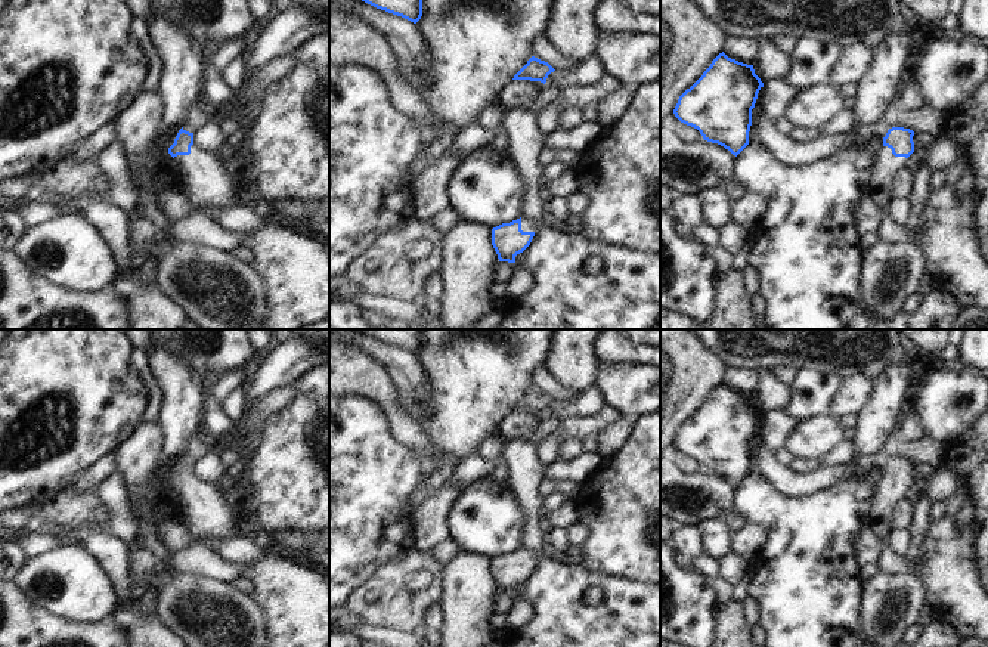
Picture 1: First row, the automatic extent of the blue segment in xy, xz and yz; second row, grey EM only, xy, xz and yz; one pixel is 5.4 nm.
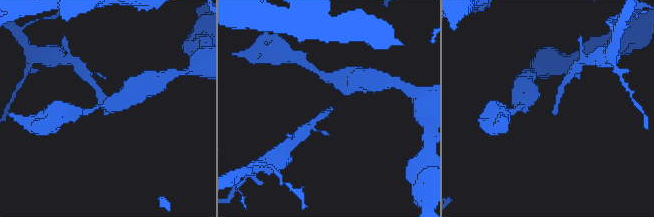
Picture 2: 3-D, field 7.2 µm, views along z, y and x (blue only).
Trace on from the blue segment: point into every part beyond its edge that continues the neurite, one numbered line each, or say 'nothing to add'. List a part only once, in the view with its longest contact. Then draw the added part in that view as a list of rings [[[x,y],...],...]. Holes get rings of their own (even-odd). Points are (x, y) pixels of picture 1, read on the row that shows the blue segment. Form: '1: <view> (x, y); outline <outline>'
1: xy (207, 186); outline [[[192,145],[189,155],[177,155],[173,161],[179,185],[193,211],[216,217],[242,204],[244,198],[213,154]]]

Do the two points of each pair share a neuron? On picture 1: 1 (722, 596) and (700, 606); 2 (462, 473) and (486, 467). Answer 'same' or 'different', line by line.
1: different
2: same

